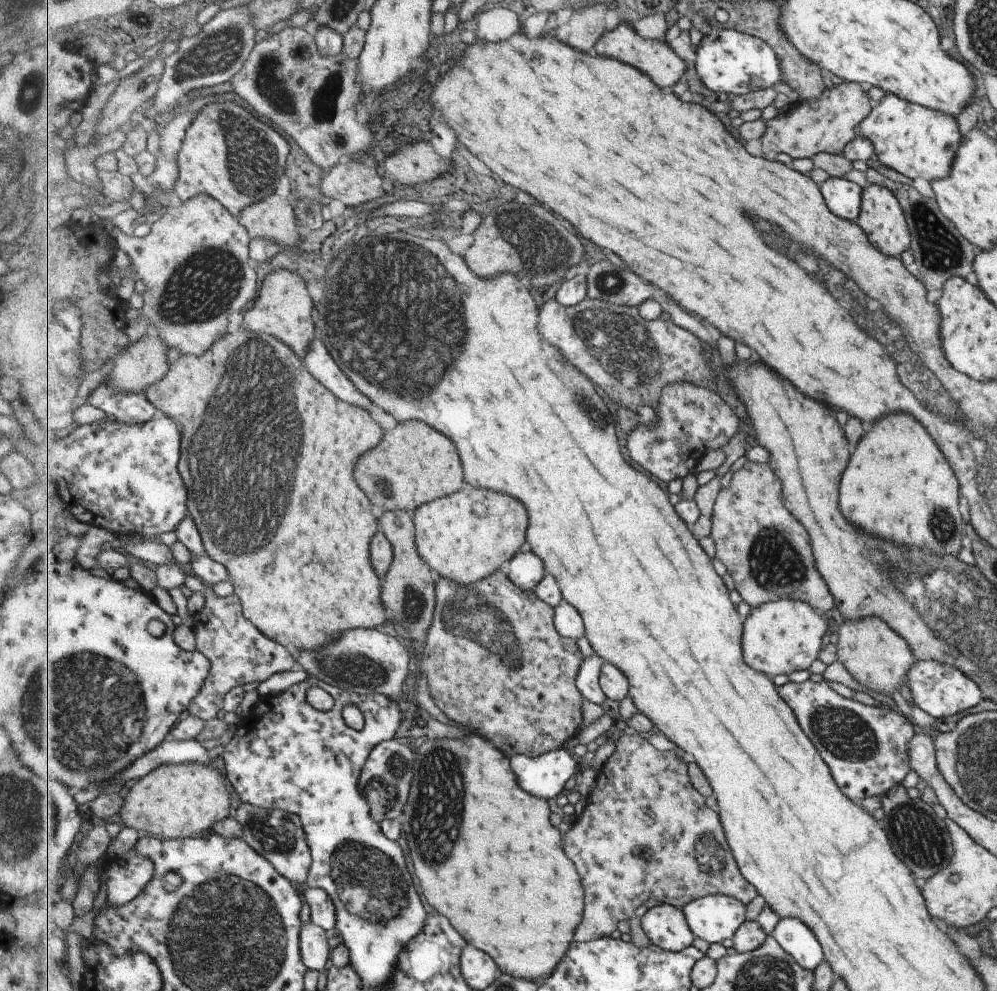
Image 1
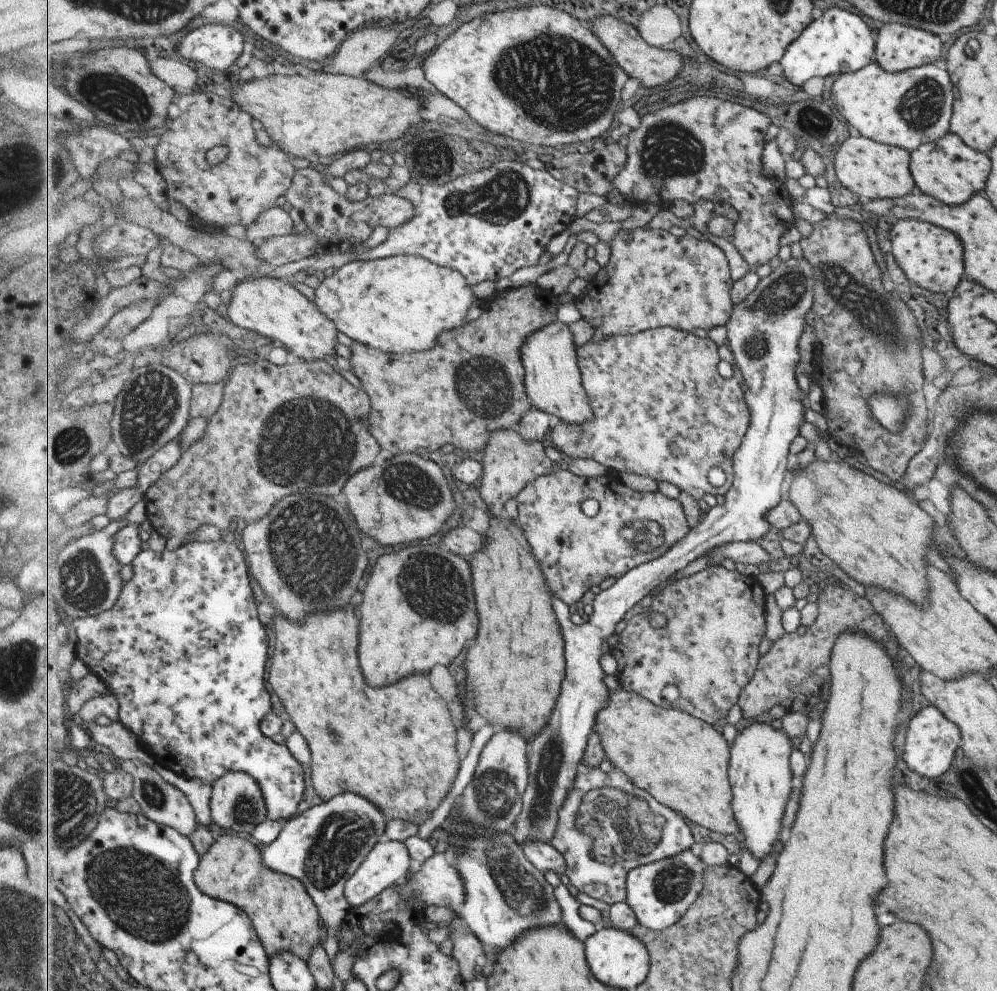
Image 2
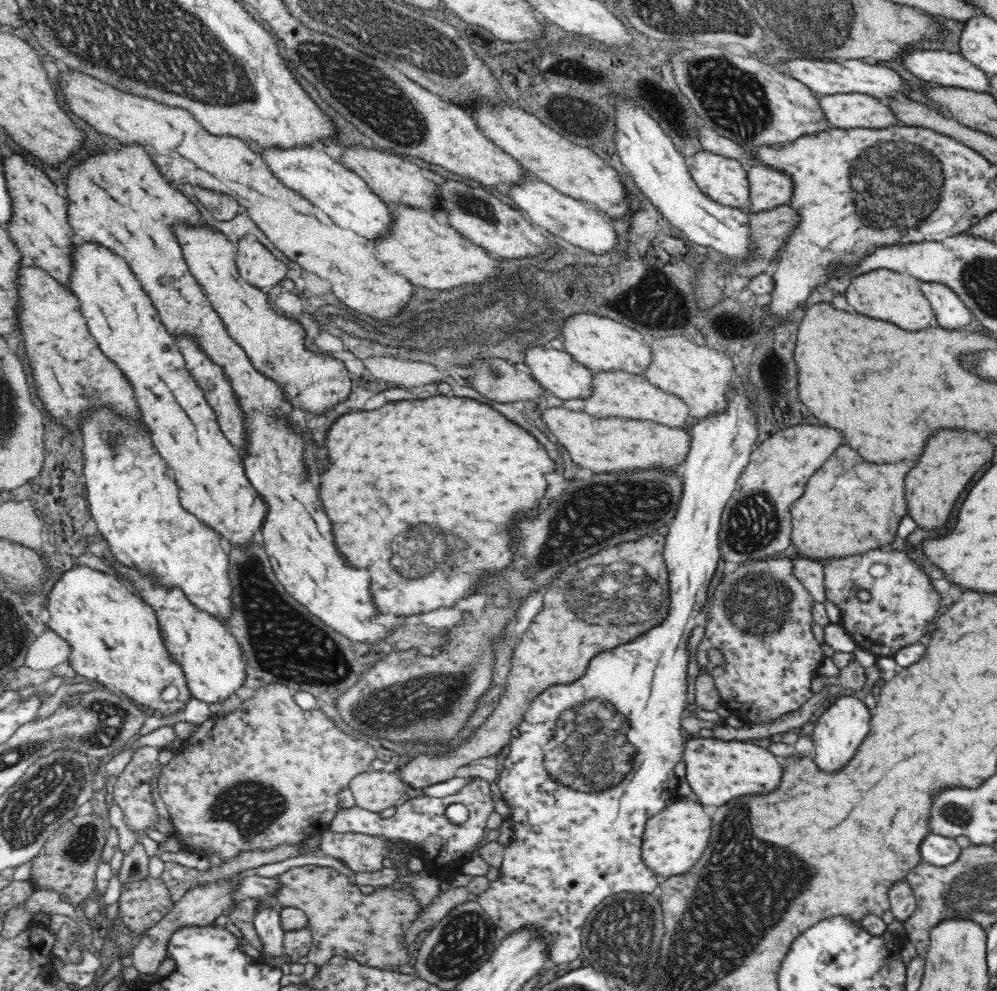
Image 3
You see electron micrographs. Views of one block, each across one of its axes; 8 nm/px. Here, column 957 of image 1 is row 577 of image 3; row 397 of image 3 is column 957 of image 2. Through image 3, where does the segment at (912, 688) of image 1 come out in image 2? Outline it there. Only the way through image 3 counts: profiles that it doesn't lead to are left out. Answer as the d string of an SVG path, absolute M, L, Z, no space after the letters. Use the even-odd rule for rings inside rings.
M933 705L922 707L912 718L907 718L907 731L903 742L903 762L905 766L925 778L937 778L943 774L953 758L954 751L961 747L962 740L958 726L949 722L944 714Z

